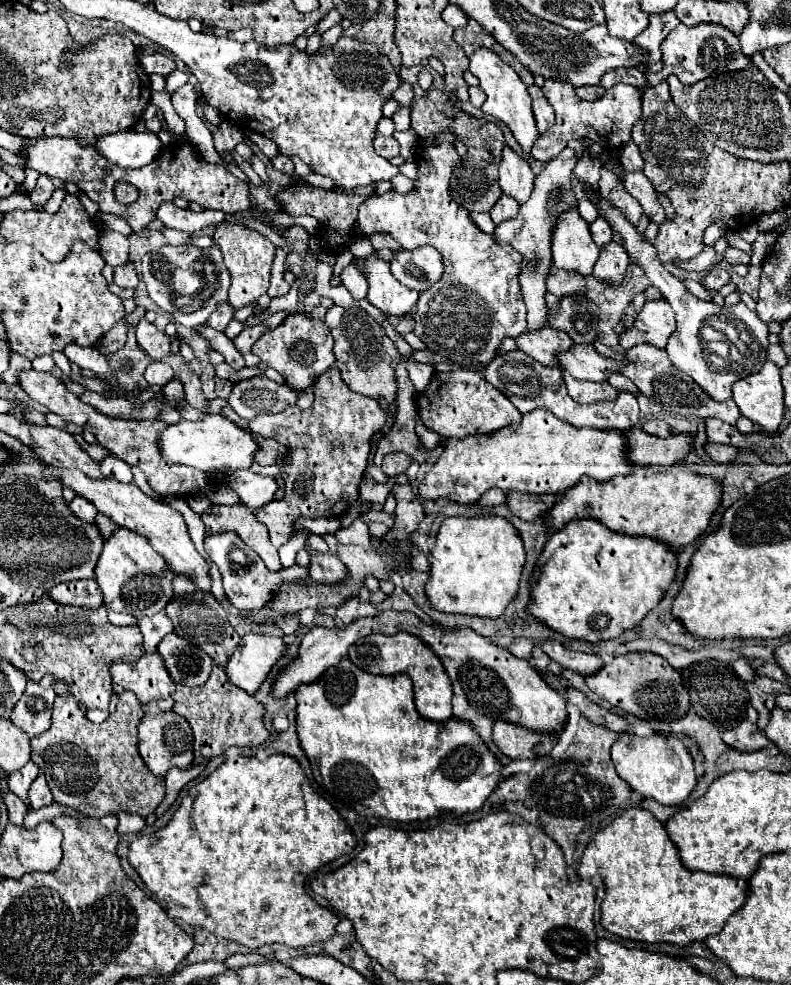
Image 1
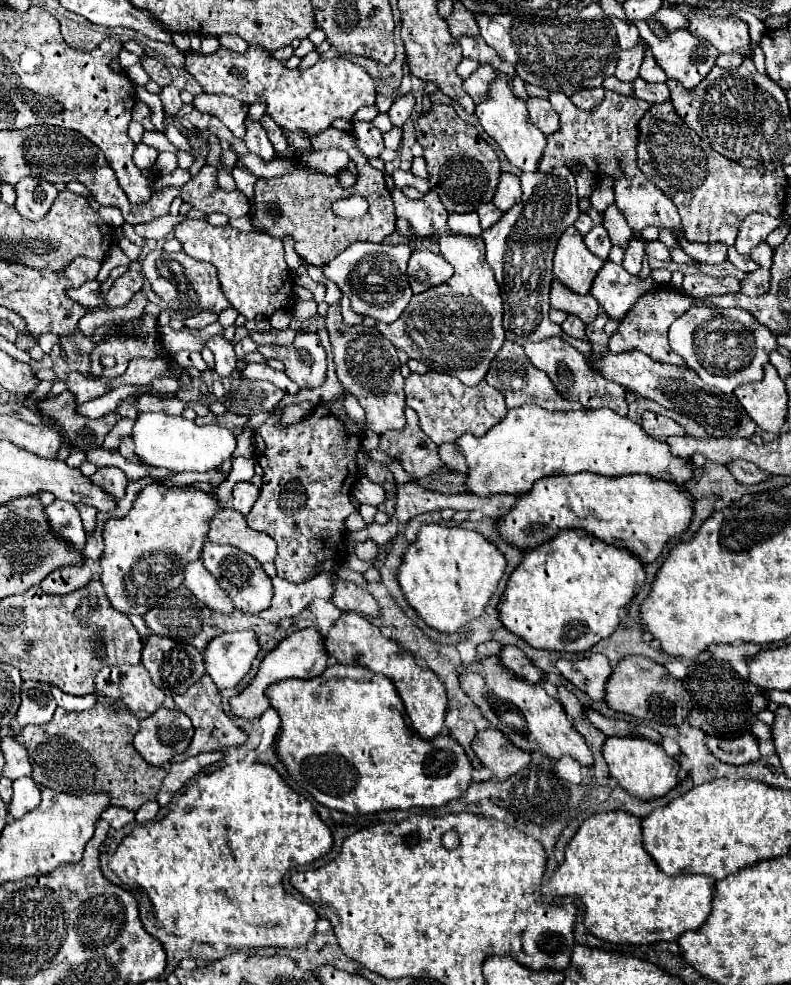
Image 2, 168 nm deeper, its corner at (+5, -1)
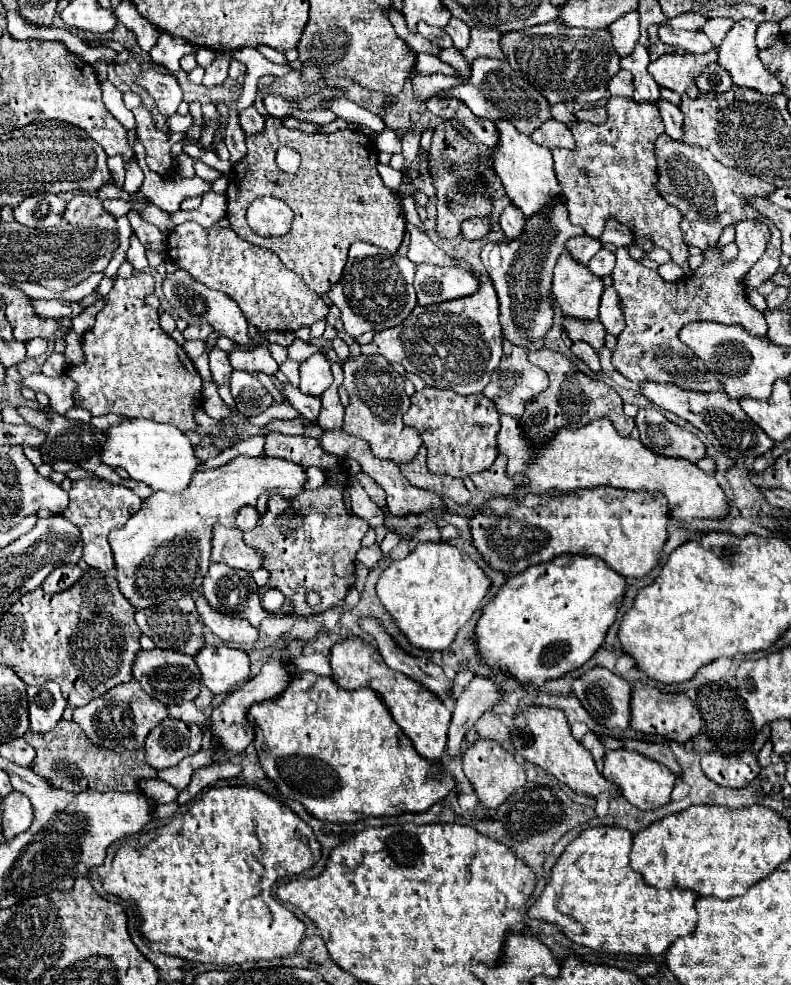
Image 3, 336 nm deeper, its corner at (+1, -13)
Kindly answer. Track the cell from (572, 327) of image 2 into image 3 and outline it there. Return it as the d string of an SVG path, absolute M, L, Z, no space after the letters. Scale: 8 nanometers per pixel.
M576 341L574 345L572 345L572 353L578 357L578 359L582 359L592 371L600 371L600 361L598 361L598 353L586 343L586 341Z

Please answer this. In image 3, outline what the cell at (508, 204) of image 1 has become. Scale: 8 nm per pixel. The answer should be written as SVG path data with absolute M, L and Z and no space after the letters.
M474 217L474 219L468 219L466 223L462 223L462 235L470 241L490 235L490 231L492 231L492 221L490 219Z

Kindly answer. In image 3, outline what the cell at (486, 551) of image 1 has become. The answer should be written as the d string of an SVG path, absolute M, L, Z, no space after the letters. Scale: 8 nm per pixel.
M424 541L406 559L392 561L382 573L376 593L412 645L444 651L456 639L458 629L482 607L490 587L492 579L468 553L446 541Z

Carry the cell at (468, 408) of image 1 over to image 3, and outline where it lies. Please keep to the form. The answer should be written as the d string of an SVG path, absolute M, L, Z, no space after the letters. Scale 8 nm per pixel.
M424 387L412 399L404 423L418 429L424 445L428 447L428 469L450 477L470 477L488 469L498 451L496 435L500 429L500 413L496 405L484 395L458 395L436 387Z

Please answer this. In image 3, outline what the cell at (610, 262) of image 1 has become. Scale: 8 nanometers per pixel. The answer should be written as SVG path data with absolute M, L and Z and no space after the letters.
M606 287L600 301L600 315L598 319L606 327L610 335L620 335L624 329L624 311L620 307L620 297L614 287Z

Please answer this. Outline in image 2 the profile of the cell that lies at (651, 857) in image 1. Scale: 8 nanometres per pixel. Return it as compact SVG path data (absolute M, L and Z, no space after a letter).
M608 811L582 821L580 829L566 845L564 861L540 891L544 897L580 897L584 903L584 927L594 937L610 943L646 945L656 941L676 941L684 931L698 929L702 921L706 921L712 907L714 879L706 875L668 877L658 871L654 859L650 859L642 847L640 819L626 811Z

